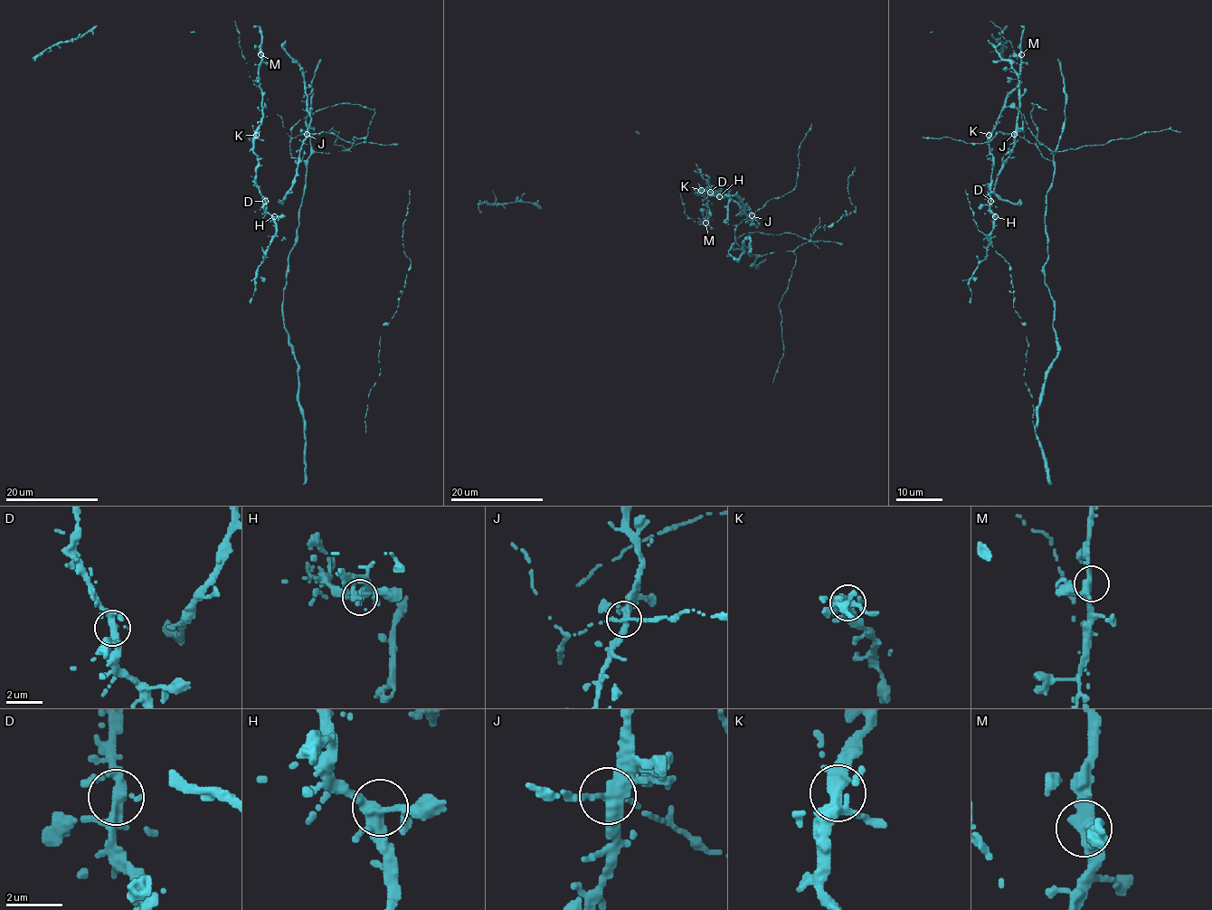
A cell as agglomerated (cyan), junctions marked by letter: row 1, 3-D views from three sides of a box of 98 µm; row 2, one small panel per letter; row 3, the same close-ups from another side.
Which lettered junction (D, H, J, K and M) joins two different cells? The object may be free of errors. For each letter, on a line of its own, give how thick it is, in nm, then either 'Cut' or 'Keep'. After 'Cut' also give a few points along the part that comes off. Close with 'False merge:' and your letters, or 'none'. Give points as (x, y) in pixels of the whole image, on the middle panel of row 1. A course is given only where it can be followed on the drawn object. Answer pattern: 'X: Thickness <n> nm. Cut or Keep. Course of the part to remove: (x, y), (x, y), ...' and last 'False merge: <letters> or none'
D: Thickness 320 nm. Keep
H: Thickness 340 nm. Keep
J: Thickness 380 nm. Keep
K: Thickness 360 nm. Keep
M: Thickness 360 nm. Keep
False merge: none

